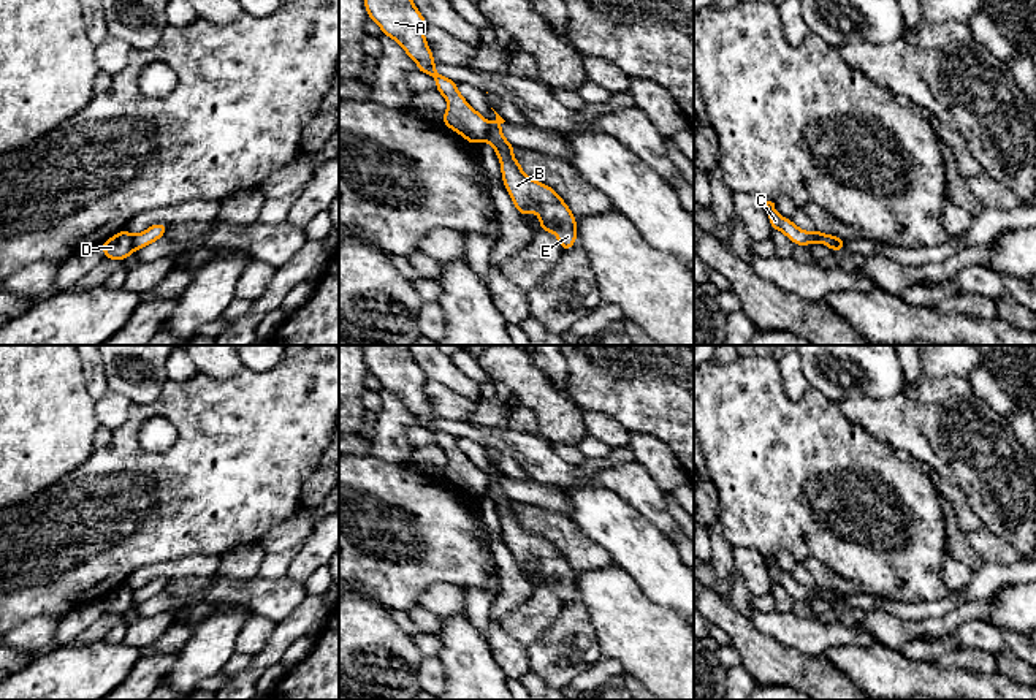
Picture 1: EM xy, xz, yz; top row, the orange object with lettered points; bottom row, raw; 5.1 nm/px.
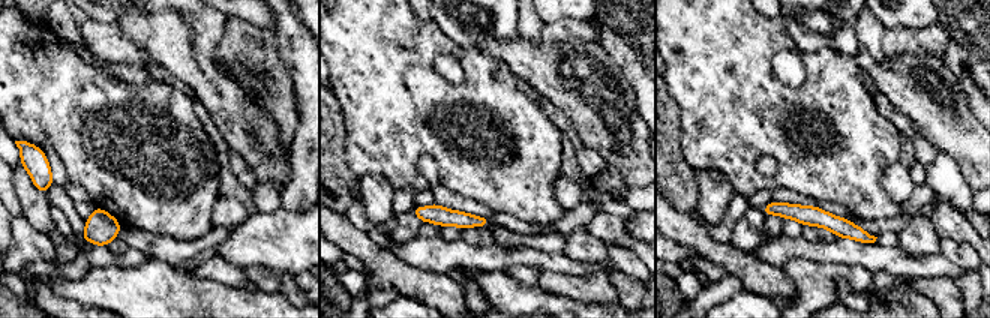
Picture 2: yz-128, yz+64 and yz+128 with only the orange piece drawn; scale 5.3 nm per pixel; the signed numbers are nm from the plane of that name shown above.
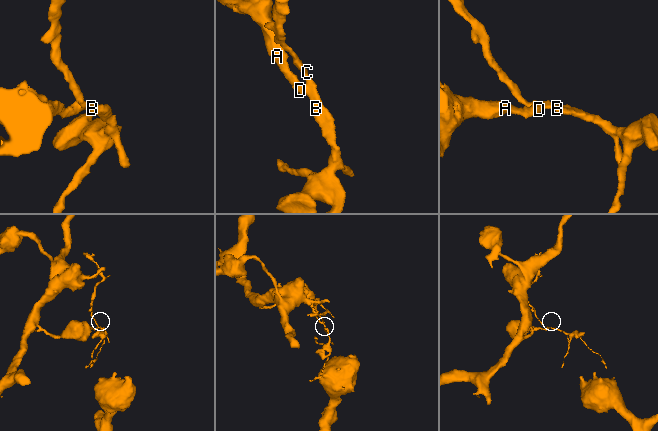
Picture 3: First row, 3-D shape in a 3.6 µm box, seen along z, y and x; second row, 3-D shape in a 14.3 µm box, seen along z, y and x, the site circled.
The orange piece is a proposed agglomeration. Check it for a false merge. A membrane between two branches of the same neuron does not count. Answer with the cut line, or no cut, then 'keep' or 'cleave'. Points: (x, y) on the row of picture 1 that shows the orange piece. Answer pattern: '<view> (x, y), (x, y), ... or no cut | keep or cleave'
xz (490, 125), (485, 138) | cleave

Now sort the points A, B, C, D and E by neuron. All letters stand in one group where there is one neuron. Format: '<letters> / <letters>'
A D / B C E

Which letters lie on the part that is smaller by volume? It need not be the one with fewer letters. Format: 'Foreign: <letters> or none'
Foreign: B, C, E

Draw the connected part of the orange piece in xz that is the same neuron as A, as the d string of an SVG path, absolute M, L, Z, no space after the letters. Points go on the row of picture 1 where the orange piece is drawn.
M364 0L364 5L369 19L375 21L380 25L382 33L396 40L407 52L407 55L418 63L418 73L431 74L437 81L436 90L440 92L448 101L448 109L445 111L442 122L448 128L463 135L470 144L485 141L488 138L489 124L459 95L456 82L448 78L444 78L434 68L432 52L423 36L423 32L428 27L428 24L425 17L418 13L413 2L412 0Z

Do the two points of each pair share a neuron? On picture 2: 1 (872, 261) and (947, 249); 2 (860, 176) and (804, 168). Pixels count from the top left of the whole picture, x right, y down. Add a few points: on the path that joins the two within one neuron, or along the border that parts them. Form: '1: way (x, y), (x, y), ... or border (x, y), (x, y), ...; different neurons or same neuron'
1: border (939, 252), (965, 270); different neurons
2: way (846, 168), (818, 168); same neuron

